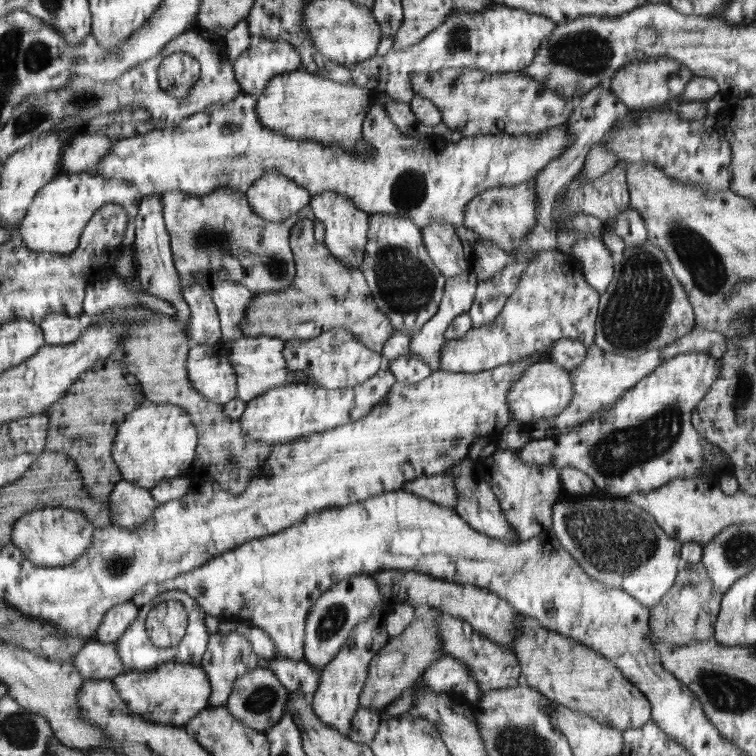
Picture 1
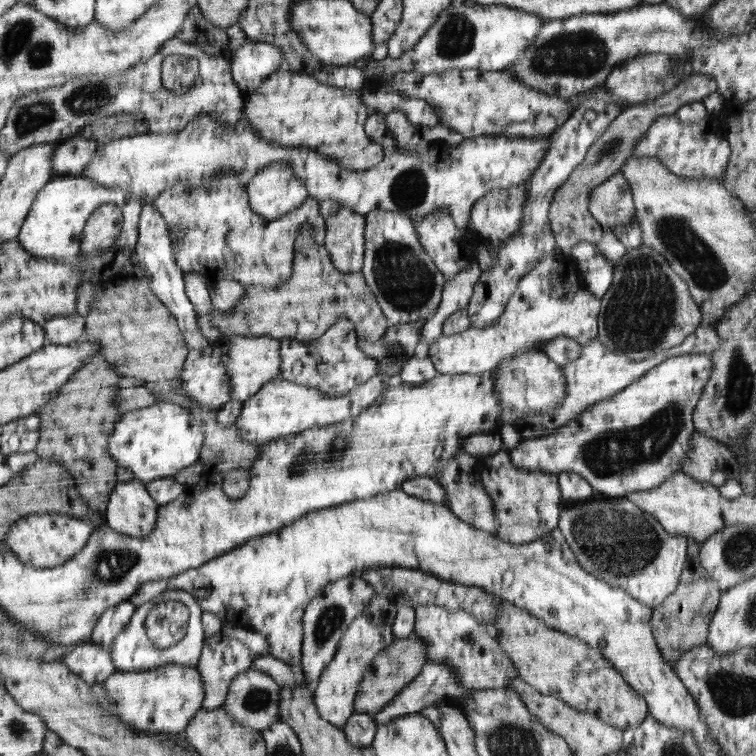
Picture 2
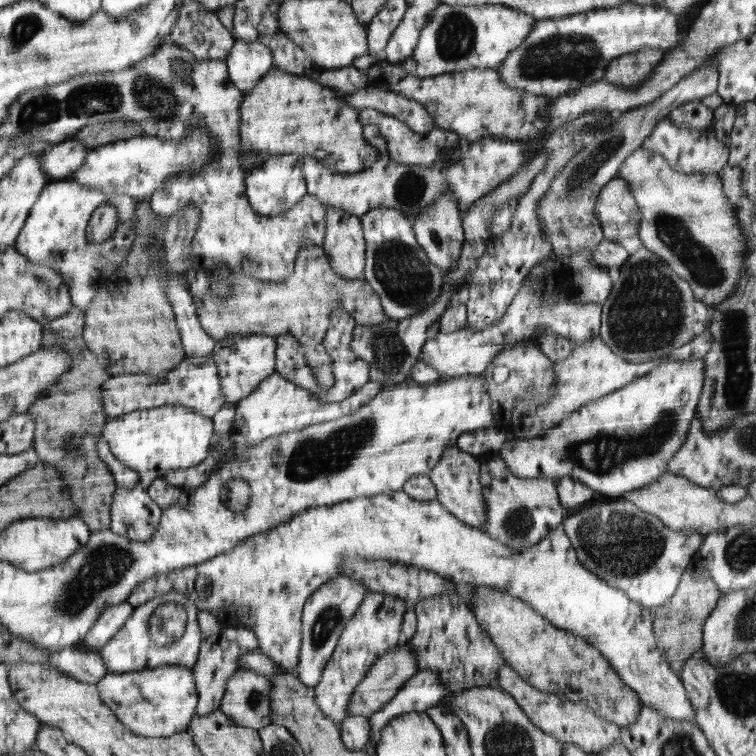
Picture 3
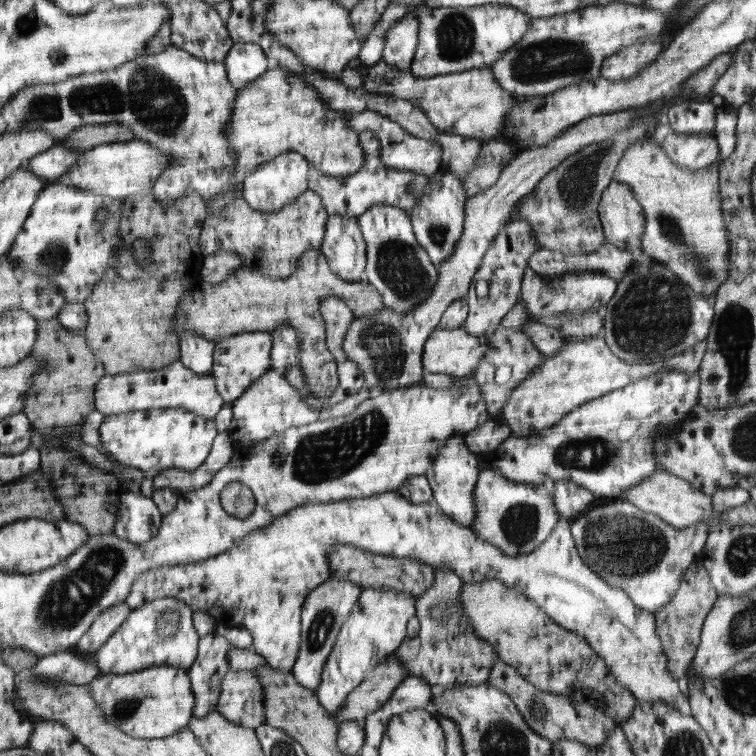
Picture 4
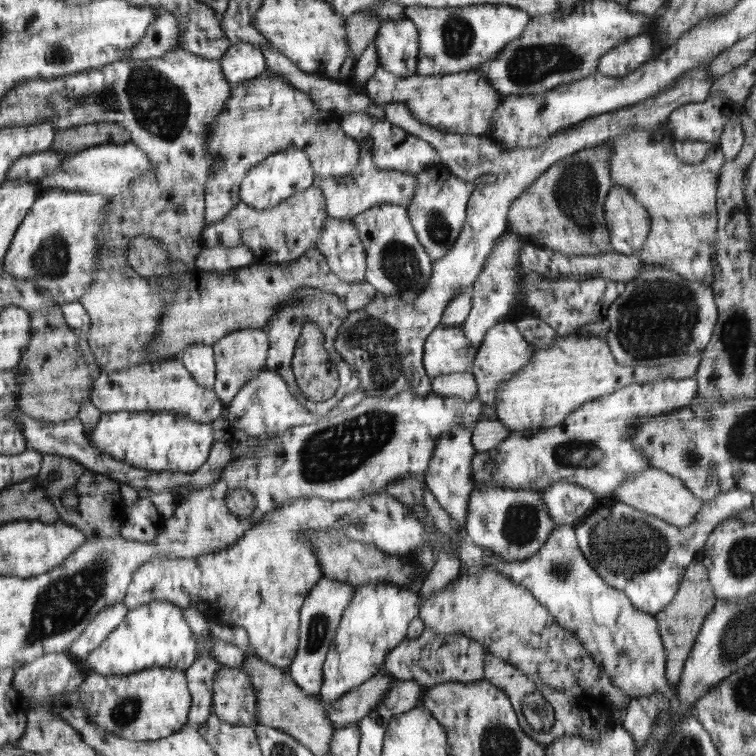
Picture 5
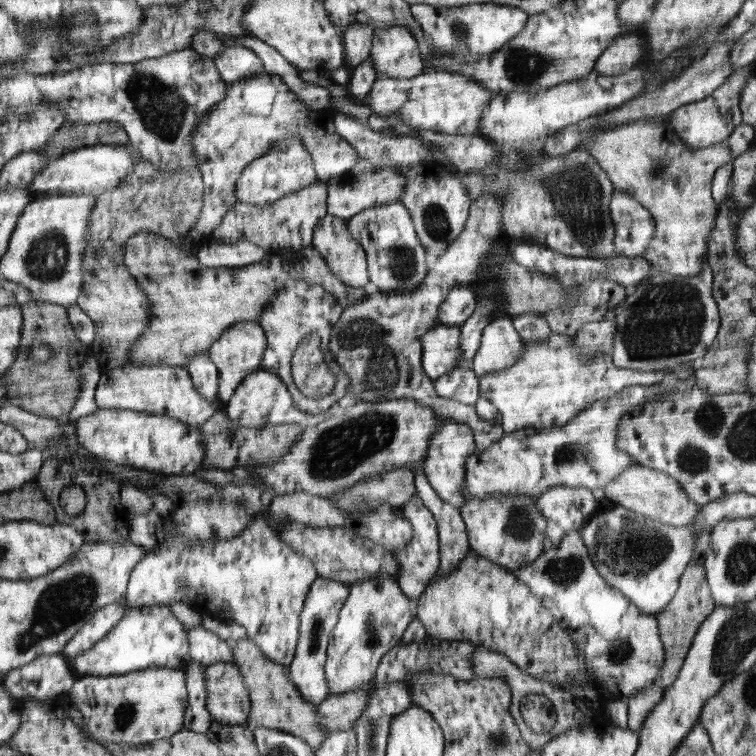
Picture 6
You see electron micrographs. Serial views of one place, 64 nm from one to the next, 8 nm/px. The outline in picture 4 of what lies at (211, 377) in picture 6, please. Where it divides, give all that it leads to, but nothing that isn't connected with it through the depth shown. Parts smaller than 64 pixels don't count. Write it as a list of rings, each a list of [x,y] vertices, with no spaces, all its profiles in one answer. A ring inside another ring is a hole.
[[[194,331],[184,333],[179,341],[182,347],[182,357],[179,362],[199,375],[209,375],[214,368],[215,343],[207,341],[201,334]]]

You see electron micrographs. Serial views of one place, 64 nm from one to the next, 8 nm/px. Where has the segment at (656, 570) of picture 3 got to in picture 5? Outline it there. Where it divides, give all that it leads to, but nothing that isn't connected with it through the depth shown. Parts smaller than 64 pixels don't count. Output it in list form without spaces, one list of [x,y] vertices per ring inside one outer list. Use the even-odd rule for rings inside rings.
[[[729,490],[718,494],[716,498],[705,502],[700,512],[696,515],[694,522],[688,526],[672,526],[664,522],[661,518],[654,517],[648,513],[641,513],[633,506],[624,505],[617,502],[613,506],[600,506],[592,514],[589,514],[576,524],[575,534],[579,541],[583,554],[586,555],[591,565],[595,567],[598,573],[607,581],[610,586],[626,593],[631,603],[640,611],[655,615],[660,612],[674,598],[679,589],[687,566],[692,562],[697,552],[703,550],[708,535],[716,528],[718,523],[733,518],[738,513],[752,509],[754,496],[747,490]]]

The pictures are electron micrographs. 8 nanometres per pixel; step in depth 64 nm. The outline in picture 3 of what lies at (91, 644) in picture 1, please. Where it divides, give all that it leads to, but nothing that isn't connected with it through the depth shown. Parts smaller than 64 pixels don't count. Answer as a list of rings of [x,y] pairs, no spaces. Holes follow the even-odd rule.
[[[81,645],[66,647],[54,652],[46,663],[50,663],[72,678],[79,679],[80,682],[92,685],[102,681],[110,672],[99,650]]]

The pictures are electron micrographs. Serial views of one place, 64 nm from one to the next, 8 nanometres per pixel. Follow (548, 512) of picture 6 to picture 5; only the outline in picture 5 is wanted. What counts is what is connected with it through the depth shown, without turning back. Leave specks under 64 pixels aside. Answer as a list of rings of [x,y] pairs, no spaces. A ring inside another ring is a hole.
[[[557,482],[543,492],[544,505],[547,506],[555,526],[580,524],[588,512],[594,508],[594,494],[583,486],[569,482]]]

